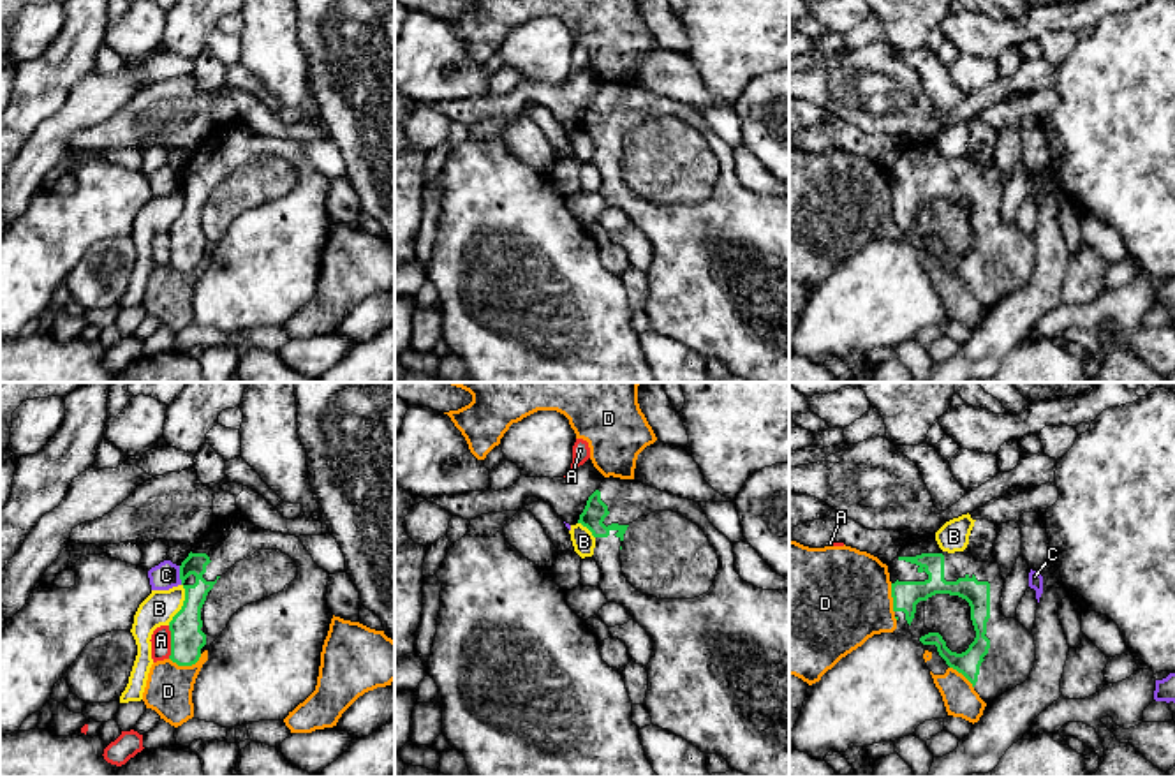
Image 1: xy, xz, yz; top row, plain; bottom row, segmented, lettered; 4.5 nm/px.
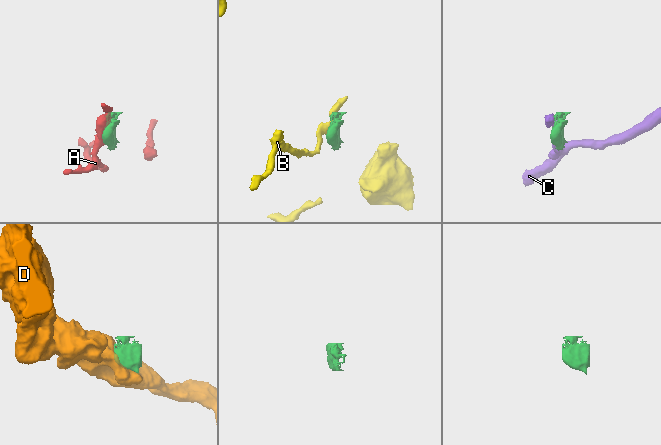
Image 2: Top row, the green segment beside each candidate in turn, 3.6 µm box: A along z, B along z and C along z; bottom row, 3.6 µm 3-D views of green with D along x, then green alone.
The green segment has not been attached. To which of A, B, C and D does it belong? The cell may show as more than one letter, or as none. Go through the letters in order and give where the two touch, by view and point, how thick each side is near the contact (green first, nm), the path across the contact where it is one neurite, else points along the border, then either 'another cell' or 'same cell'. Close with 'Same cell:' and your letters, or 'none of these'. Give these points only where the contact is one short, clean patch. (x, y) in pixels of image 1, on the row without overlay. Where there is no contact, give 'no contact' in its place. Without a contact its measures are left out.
A: xy (171, 247) | 150/100 nm | along xy (168, 231), (169, 263) | another cell
B: xy (184, 210) | 150/150 nm | along xy (182, 189), (184, 210), (168, 229) | another cell
C: xy (180, 180) | 140/120 nm | along xy (178, 171), (182, 189) | another cell
D: xy (185, 270) | 150/220 nm | another cell
Same cell: none of these

